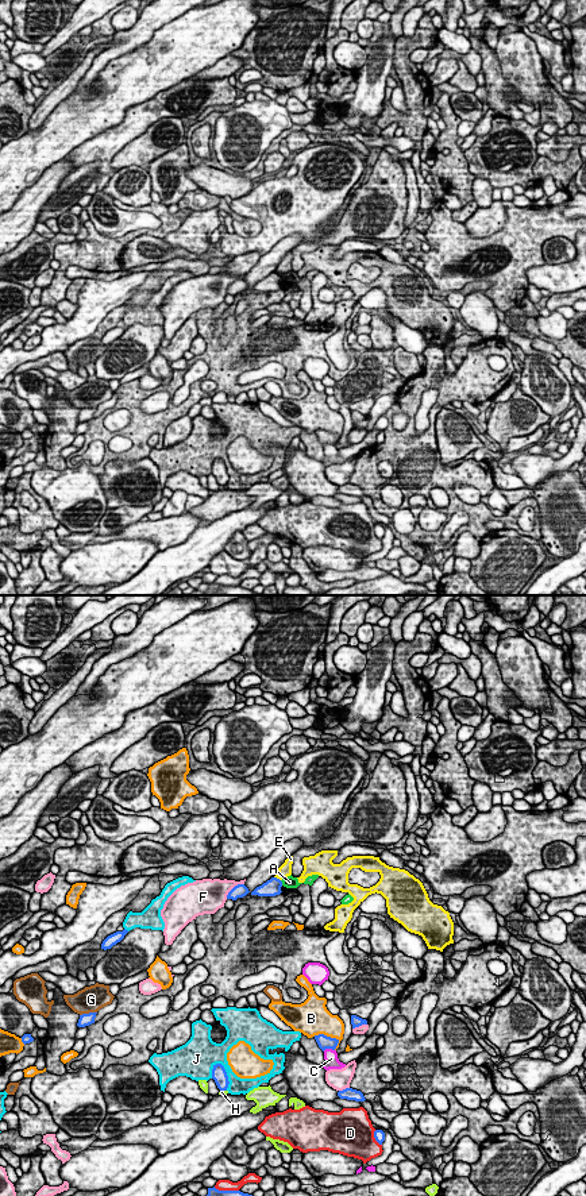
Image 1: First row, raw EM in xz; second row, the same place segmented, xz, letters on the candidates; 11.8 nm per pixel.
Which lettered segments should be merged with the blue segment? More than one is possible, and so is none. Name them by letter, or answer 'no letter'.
no letter

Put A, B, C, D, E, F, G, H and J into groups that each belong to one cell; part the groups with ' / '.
A / B / C G / D / E / F / H / J

